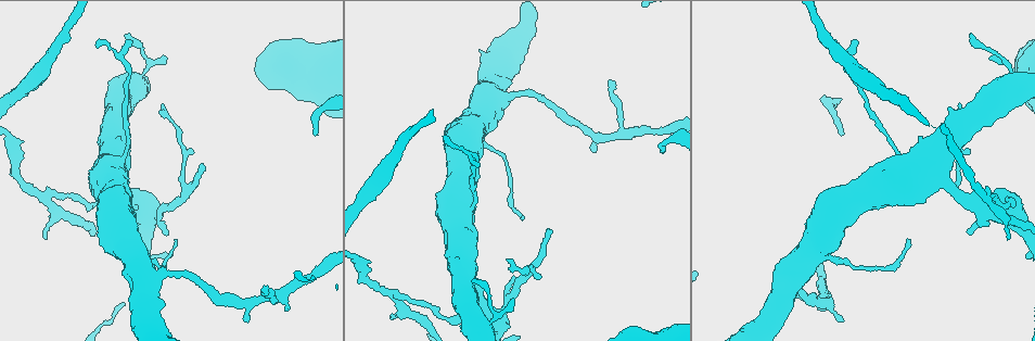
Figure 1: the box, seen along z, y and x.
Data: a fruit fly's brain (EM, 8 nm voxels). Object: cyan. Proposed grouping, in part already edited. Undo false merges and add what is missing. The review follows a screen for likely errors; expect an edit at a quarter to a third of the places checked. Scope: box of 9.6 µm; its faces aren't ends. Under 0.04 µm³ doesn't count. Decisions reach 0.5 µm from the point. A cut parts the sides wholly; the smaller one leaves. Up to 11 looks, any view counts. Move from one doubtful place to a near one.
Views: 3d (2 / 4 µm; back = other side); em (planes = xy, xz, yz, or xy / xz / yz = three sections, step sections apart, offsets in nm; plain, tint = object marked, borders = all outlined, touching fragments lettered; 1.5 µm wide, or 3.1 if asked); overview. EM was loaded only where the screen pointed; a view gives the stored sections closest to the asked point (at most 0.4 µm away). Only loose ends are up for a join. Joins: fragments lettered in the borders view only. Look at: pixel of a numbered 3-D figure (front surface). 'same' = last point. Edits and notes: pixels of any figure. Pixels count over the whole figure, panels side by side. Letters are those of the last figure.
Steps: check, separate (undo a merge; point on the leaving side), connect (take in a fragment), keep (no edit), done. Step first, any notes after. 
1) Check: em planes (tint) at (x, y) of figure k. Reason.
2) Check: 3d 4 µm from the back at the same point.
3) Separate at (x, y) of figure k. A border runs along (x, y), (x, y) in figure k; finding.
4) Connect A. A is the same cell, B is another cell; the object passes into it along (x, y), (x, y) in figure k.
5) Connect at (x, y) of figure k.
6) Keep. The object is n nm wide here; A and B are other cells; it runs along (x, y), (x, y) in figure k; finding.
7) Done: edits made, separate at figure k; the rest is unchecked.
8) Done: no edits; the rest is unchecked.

Check: em yz step 8 (tint) at (552, 232) of figure 1. An open end.

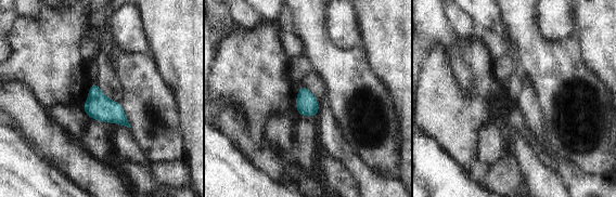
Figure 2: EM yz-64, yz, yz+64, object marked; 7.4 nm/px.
Check: em yz step 8 (borders) at the same point.

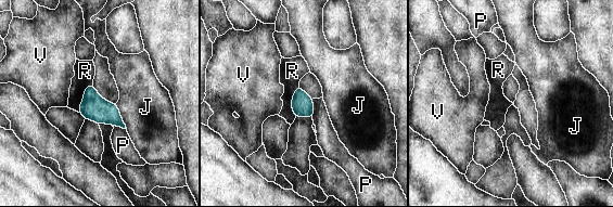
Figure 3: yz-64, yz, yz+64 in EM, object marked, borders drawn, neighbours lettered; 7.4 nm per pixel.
Keep. J, P, R and V are other cells; a border runs along (298, 86), (292, 100), (295, 117) in figure 3; no lettered fragment goes on from it.

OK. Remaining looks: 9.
Check: em planes (borders) at (969, 232) of figure 1.

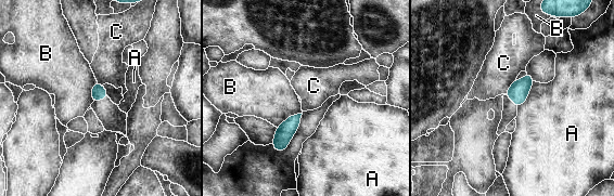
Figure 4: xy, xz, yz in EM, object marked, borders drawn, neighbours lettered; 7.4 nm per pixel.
Keep. The object is 100 nm wide here; A, B and C are other cells; a border runs along (302, 112), (289, 116), (277, 128) in figure 4; none of them fits.

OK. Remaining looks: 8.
Check: 3d 2 µm at (53, 196) of figure 1. Three-way junction.

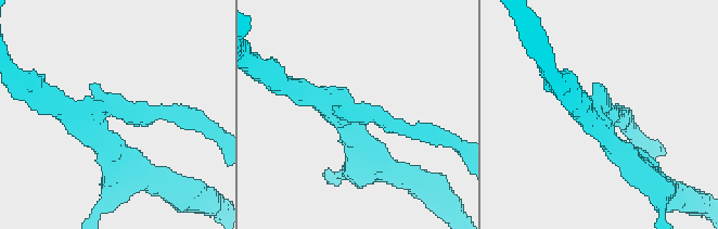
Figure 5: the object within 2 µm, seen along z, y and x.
Check: em xy step 8 (tint) at (600, 111) of figure 5.

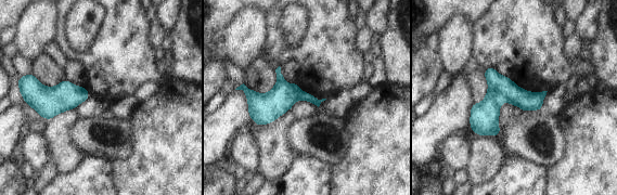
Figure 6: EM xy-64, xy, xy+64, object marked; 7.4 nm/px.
Check: em planes (borders) at the same point. Another direction.

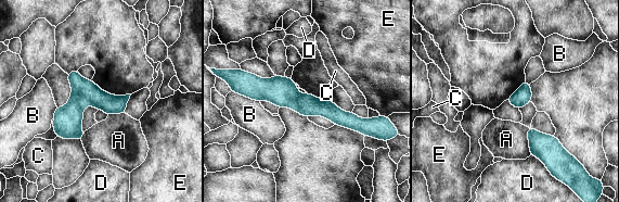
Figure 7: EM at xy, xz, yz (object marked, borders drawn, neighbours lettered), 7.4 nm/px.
Separate at (67, 124) of figure 7. A, B, C, D and E are other cells; a border runs along (73, 89), (86, 104) in figure 7; a second cell is stuck on.

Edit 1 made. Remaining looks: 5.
Check: overview. Redraw.

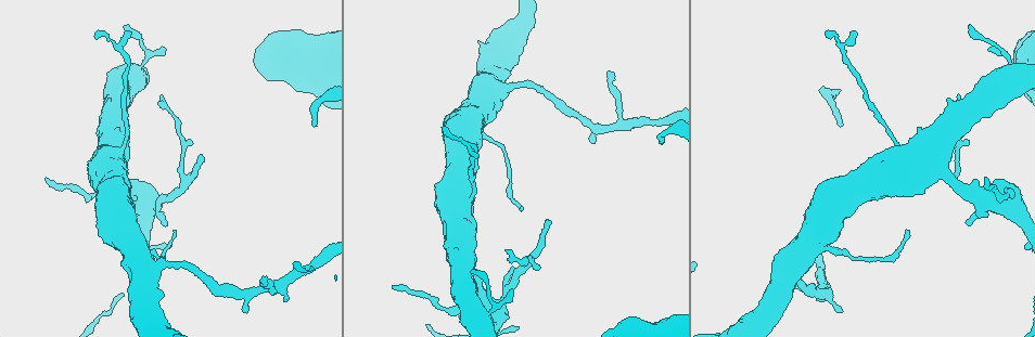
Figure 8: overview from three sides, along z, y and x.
Check: 3d 4 µm at (260, 279) of figure 8. Branch stops here.

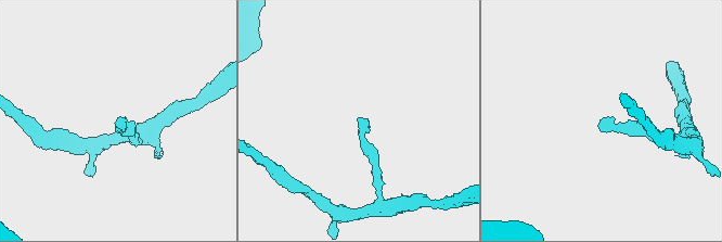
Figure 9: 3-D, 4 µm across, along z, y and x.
Check: em yz step 4 (borders) at (601, 124) of figure 9.

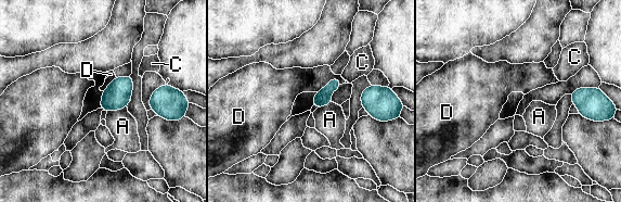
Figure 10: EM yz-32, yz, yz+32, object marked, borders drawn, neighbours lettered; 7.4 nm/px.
Check: em planes (borders) at the same point. Cut it another way.

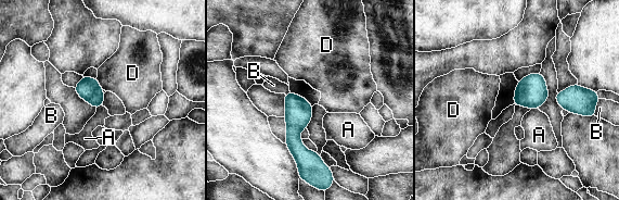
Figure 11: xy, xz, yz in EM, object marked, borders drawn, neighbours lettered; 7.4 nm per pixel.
Keep. A, B and D are other cells; a border runs along (97, 77), (98, 84), (103, 89) in figure 11; none of them fits.

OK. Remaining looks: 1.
Done: edits made, separate at figure 7; the rest is unchecked.

